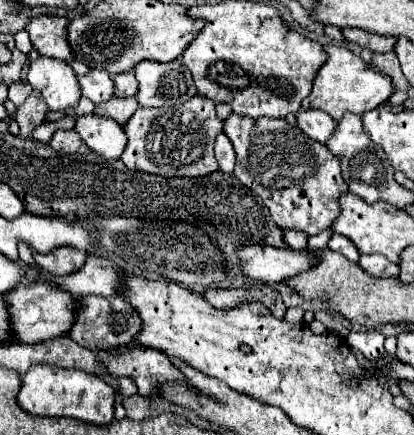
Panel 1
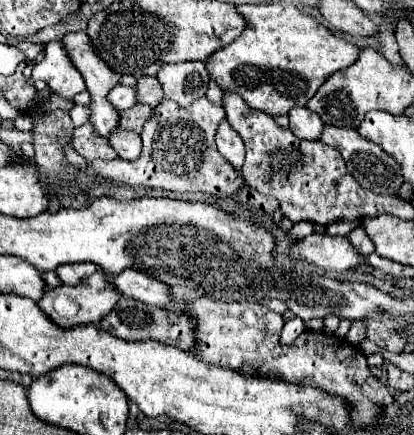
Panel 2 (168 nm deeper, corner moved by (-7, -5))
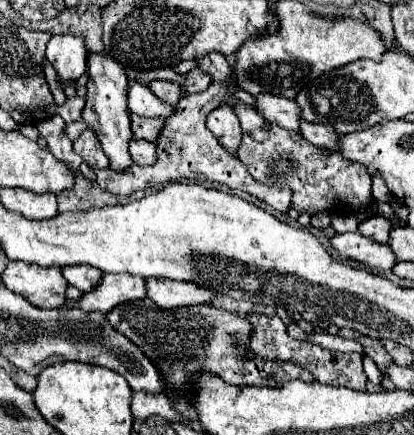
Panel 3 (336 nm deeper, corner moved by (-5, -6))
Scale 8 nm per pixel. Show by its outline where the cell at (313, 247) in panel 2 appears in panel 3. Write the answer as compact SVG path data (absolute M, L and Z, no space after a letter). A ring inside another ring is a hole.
M360 232L336 234L332 238L332 246L340 256L354 258L372 270L386 272L386 270L392 270L398 262L388 244L378 244L372 238L362 236Z

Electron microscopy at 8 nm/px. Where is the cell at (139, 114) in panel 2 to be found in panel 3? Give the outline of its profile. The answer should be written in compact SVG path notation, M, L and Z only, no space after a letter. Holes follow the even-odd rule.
M132 114L132 132L136 138L144 138L148 142L156 142L158 134L162 132L164 120L162 118L142 118Z

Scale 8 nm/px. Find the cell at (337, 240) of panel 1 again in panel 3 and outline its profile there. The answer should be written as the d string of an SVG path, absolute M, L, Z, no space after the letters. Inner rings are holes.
M372 216L368 220L364 220L358 230L368 236L368 238L374 238L376 242L388 242L388 236L390 236L390 230L392 230L392 222L390 218L384 218L384 216Z

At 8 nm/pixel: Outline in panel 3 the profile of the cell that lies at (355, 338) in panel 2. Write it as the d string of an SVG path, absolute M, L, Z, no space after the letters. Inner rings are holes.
M342 328L338 334L344 336L344 338L352 338L352 340L356 340L356 342L360 342L362 348L364 348L364 354L370 356L370 358L378 364L380 370L386 370L386 364L392 362L392 358L388 356L388 352L384 350L384 346L382 346L380 340L374 340L374 338L362 336L362 334L358 334L358 332L350 330L350 328Z

